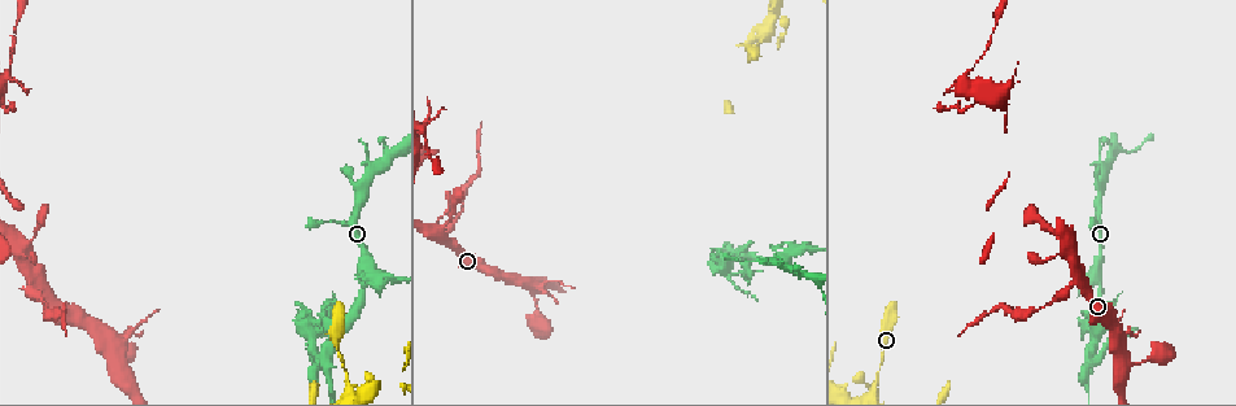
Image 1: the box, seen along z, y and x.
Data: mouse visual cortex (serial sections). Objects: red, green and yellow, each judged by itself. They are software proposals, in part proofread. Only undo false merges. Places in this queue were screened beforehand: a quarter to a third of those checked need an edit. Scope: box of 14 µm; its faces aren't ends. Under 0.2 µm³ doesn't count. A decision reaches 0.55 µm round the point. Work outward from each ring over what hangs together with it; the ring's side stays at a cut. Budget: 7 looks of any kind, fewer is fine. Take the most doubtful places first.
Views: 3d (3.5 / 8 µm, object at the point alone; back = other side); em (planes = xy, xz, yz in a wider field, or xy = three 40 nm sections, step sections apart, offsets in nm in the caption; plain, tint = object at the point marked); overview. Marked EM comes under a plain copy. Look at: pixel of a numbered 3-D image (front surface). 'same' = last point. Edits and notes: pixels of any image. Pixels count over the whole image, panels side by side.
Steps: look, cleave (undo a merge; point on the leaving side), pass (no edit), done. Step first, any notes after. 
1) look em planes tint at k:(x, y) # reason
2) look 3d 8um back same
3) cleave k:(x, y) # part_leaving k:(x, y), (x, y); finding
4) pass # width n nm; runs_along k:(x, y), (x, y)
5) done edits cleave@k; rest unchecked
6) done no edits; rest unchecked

look 3d 3.5um back at 1:(763, 38) # four arms meet

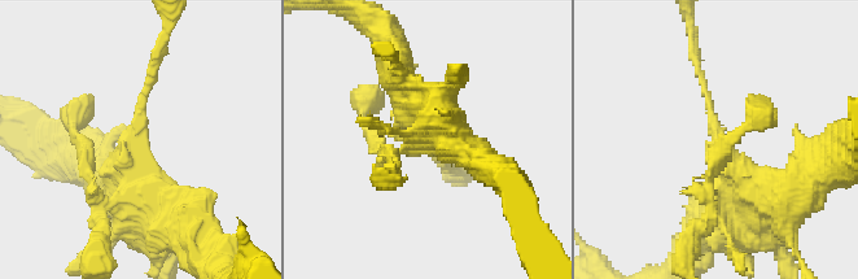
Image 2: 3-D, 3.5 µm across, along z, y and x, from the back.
look em xy step 1 tint at 2:(137, 132) # arms 4; arm_widths 150, 150, 250, 450 nm

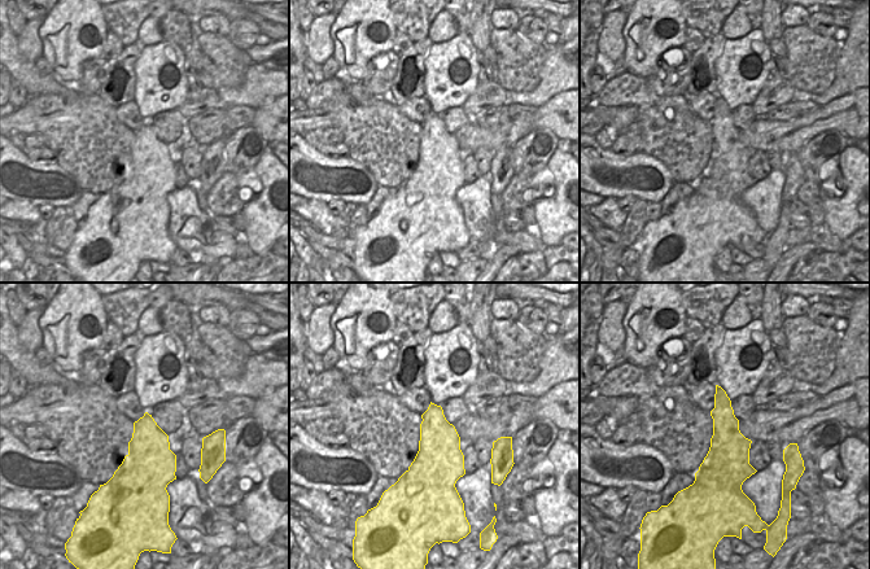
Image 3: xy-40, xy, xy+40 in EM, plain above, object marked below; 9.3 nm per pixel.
pass # runs_along 2:(692, 55), (722, 158), (765, 186); all the same cell

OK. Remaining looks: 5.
look 3d 3.5um at 1:(368, 271) # thin neck

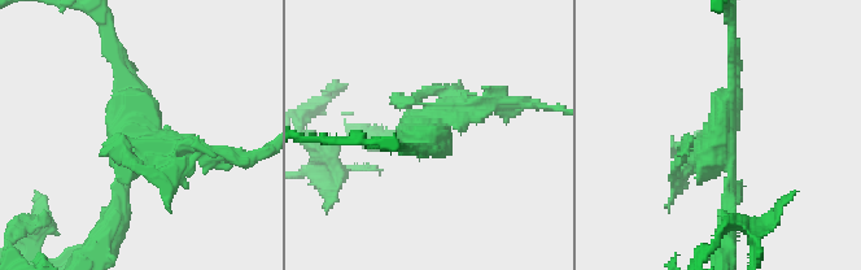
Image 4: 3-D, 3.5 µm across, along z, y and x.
look em xy step 3 tint at 4:(132, 142)

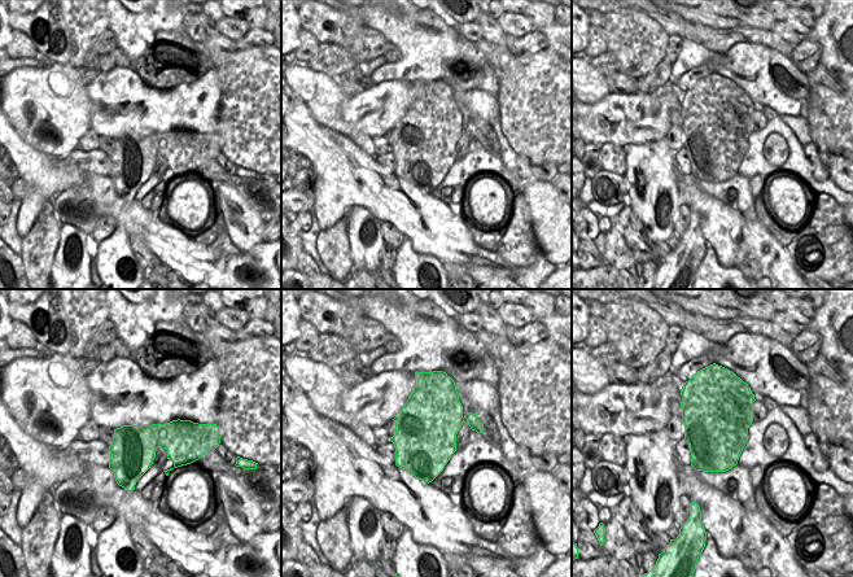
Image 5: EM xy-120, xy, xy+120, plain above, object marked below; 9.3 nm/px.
pass # runs_along 4:(731, 60), (729, 223); all the same cell

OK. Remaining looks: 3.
look 3d 8um at 1:(1078, 278) # abrupt turn

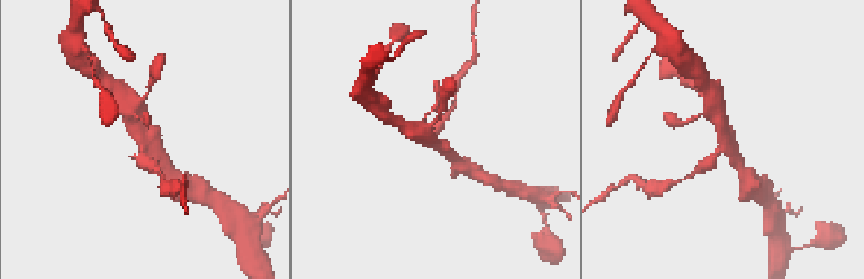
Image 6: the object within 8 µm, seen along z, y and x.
look 3d 3.5um at 6:(725, 146)

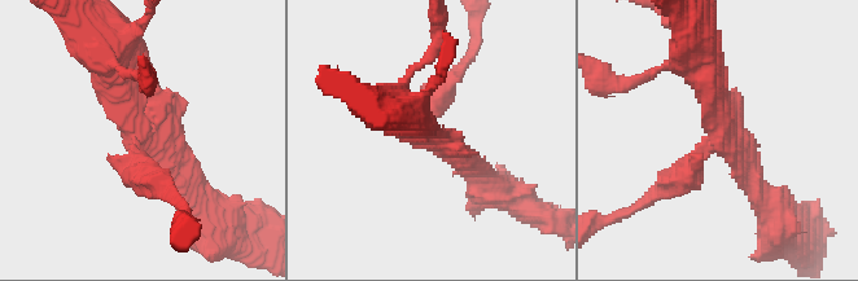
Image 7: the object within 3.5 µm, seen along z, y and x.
look em planes tint at 7:(724, 136)

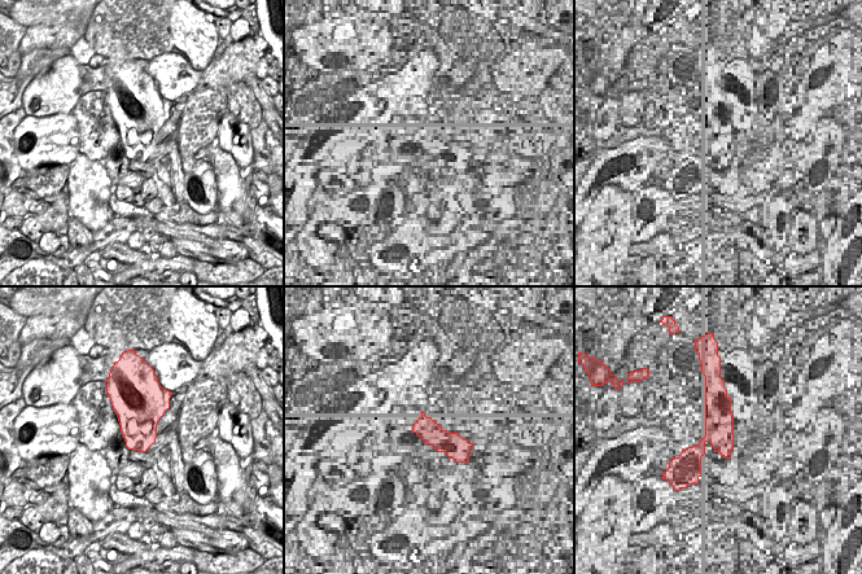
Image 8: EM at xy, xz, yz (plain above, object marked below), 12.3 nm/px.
cleave 7:(138, 188) # part_leaving 7:(703, 153), (679, 181), (613, 216); a second cell is stuck on

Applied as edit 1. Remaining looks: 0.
done edits cleave@7; rest unchecked

